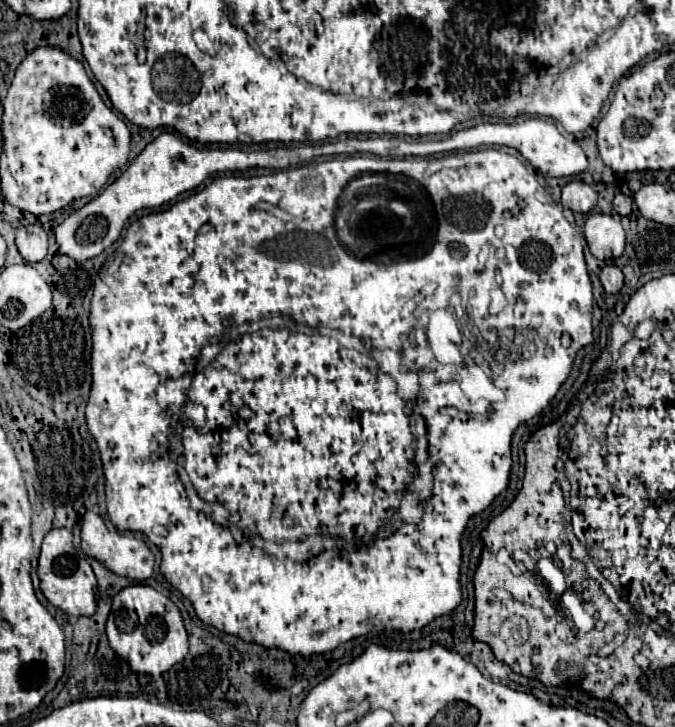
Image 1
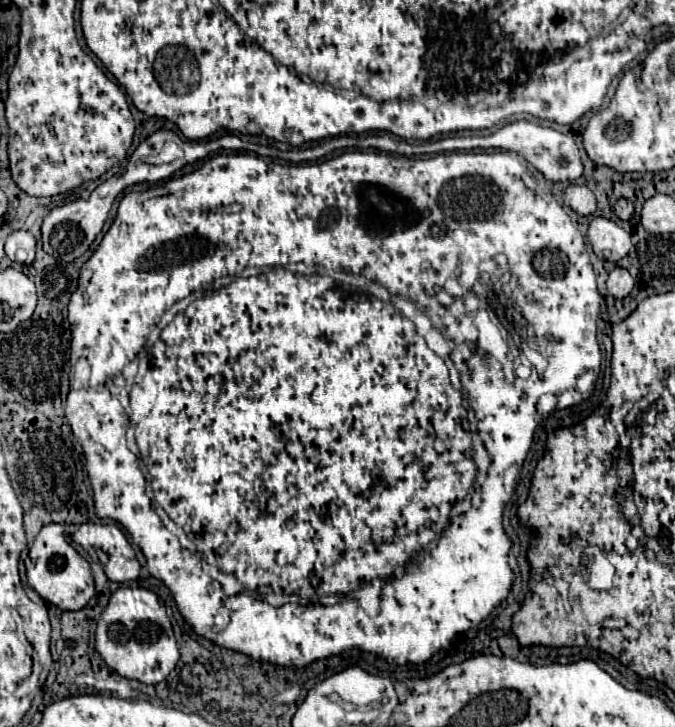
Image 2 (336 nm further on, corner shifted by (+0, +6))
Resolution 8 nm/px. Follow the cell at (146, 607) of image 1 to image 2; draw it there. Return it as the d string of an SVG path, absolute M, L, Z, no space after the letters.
M121 587L111 595L109 605L97 621L95 649L121 677L151 685L161 683L179 661L179 649L165 605L153 591L141 587Z

